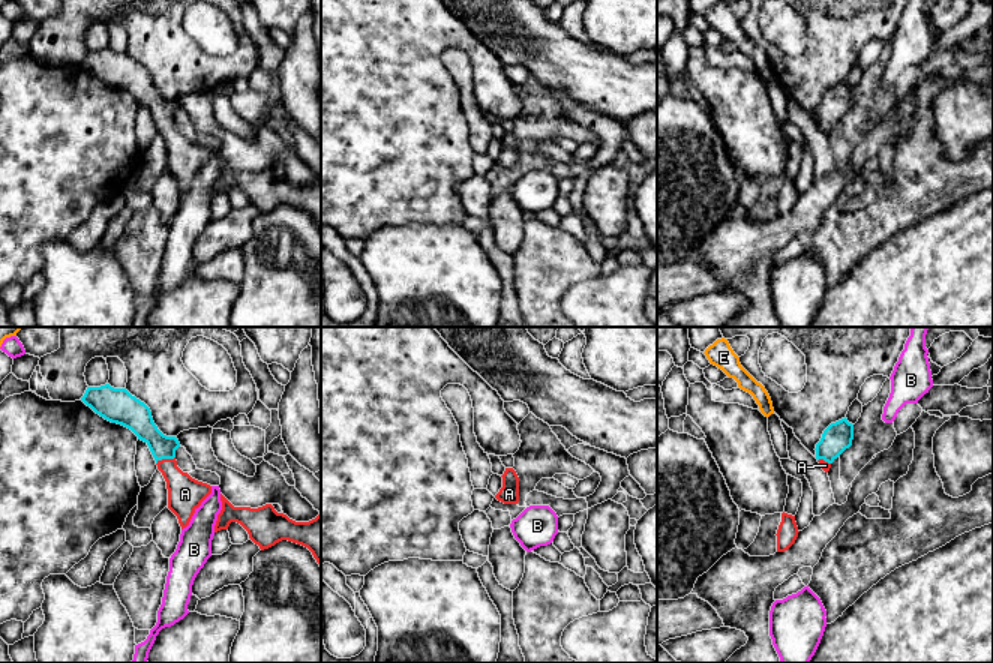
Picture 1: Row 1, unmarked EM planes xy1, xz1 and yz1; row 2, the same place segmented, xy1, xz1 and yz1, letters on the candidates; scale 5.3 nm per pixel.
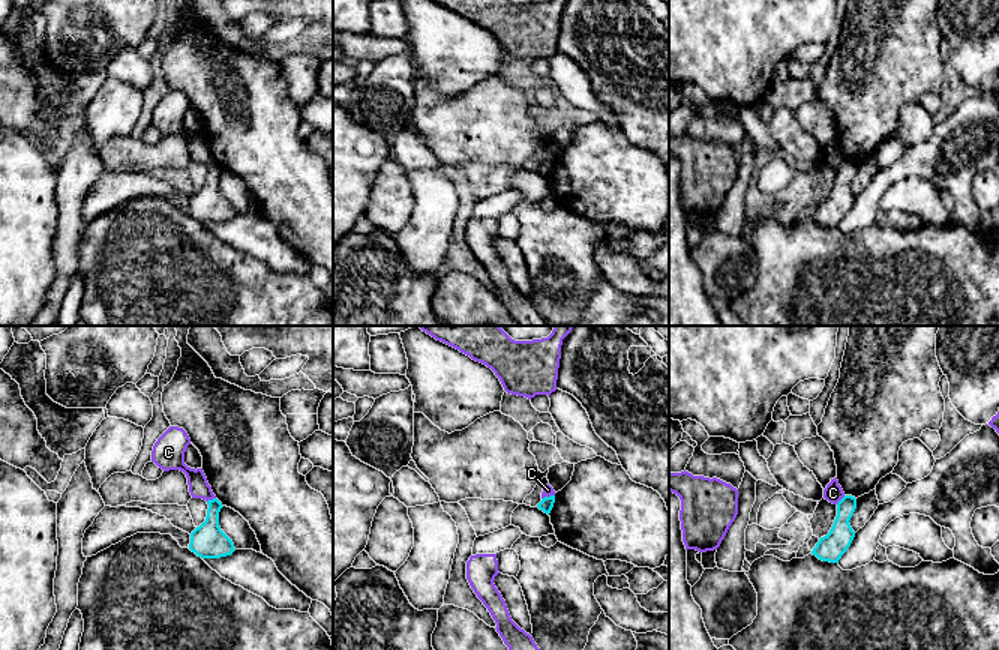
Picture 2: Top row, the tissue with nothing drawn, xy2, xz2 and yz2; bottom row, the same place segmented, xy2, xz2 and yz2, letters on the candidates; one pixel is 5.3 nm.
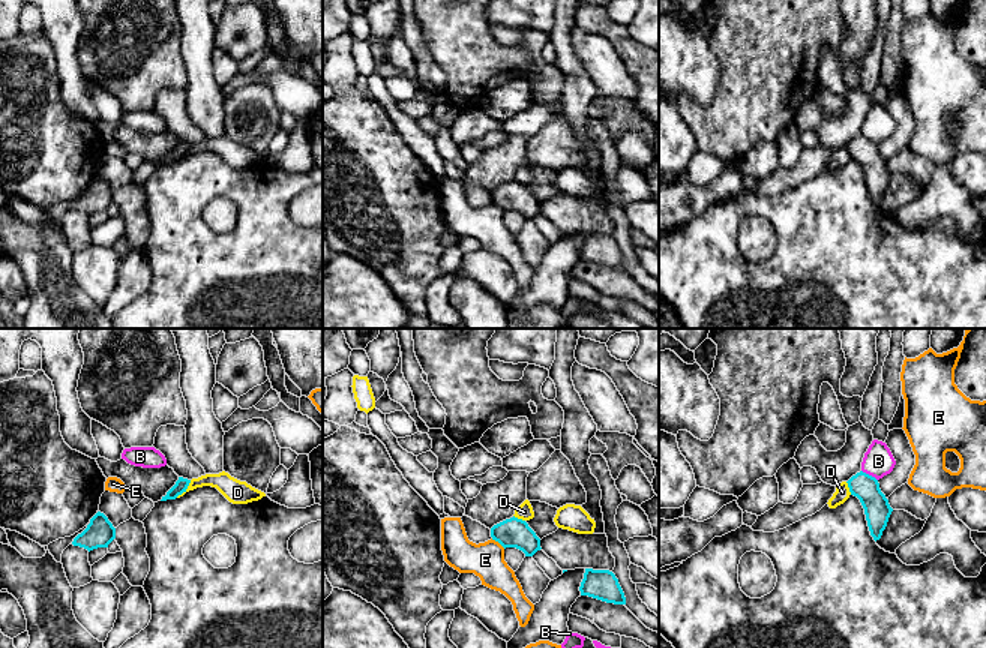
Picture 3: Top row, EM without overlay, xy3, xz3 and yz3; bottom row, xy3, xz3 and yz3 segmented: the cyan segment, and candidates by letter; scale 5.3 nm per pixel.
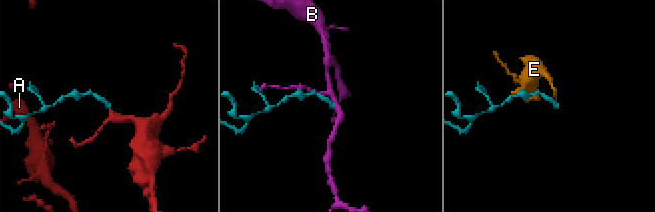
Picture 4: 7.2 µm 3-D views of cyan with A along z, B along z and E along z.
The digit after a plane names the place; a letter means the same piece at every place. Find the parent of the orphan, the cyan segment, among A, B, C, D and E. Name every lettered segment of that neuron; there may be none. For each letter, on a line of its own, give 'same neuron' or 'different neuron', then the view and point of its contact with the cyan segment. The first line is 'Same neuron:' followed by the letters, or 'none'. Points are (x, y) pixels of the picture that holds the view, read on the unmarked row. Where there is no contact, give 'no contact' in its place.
Same neuron: A
A: same neuron; contact xy1 (165, 122)
B: different neuron; contact yz3 (868, 138)
C: different neuron; contact xy2 (210, 164)
D: different neuron; contact xy3 (185, 153)
E: different neuron; contact xz3 (499, 206)

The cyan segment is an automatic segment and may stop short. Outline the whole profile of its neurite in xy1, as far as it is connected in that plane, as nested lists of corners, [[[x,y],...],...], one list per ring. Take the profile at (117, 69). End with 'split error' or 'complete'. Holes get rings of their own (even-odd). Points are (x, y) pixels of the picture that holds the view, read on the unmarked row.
[[[110,48],[87,51],[81,64],[105,84],[130,93],[148,110],[166,146],[168,172],[177,180],[182,194],[186,192],[195,174],[212,158],[212,150],[177,130],[178,104],[164,99],[154,88],[150,72],[126,52],[114,52]]] | split error

